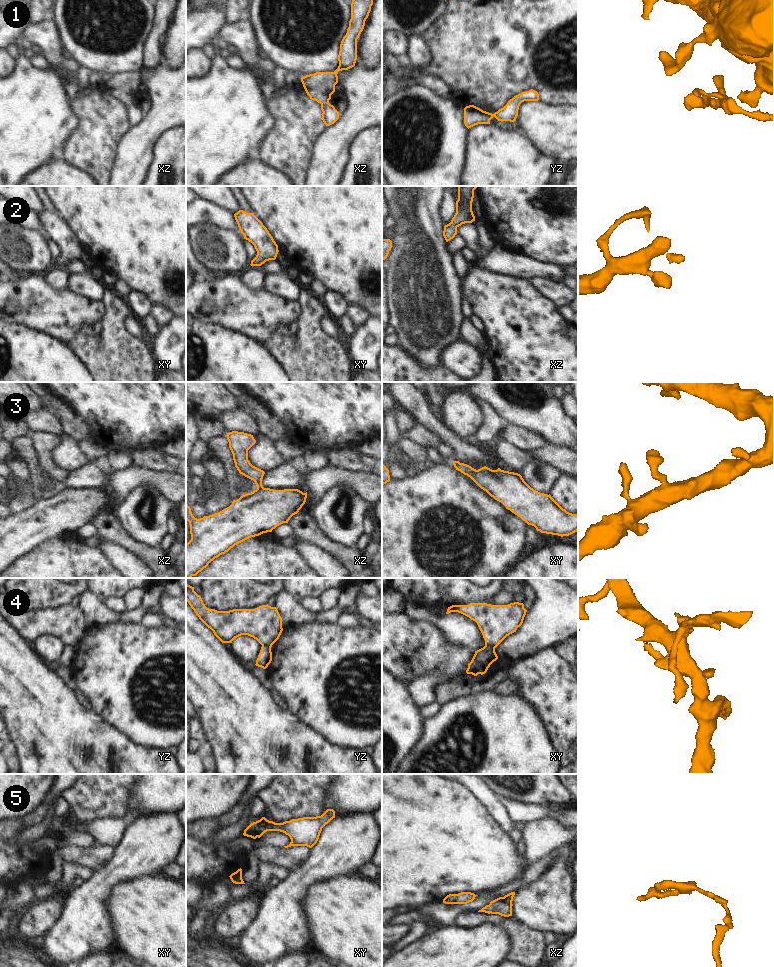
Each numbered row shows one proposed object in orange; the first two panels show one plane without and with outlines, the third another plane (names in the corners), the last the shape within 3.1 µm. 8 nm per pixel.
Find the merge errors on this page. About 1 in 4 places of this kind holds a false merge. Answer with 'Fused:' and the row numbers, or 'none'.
Fused: 4.

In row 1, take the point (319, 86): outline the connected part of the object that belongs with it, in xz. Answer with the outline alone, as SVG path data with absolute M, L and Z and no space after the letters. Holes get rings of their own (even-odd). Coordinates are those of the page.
M352 0L349 27L340 44L338 68L334 72L316 72L301 78L310 99L321 104L322 120L326 126L334 124L339 119L339 112L329 103L329 100L338 83L338 72L355 66L357 39L364 29L372 5L373 0Z

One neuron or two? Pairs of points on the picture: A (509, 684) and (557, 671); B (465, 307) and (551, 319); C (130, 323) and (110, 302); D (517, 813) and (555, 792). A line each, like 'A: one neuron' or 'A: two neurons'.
A: two neurons
B: two neurons
C: two neurons
D: two neurons

